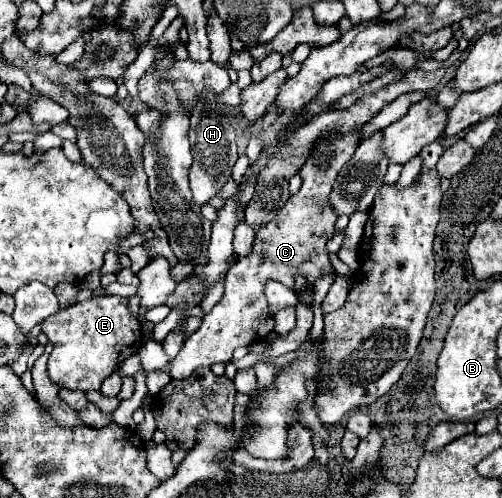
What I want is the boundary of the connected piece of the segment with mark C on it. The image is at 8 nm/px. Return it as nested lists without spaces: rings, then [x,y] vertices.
[[[356,132],[348,136],[326,136],[312,150],[308,162],[300,170],[304,180],[298,194],[294,194],[284,208],[278,210],[276,218],[270,220],[256,232],[252,252],[246,258],[240,258],[236,266],[226,274],[226,288],[222,300],[202,318],[200,328],[190,334],[174,360],[170,360],[170,378],[184,380],[200,366],[212,366],[214,362],[230,362],[232,352],[238,346],[248,346],[252,342],[264,340],[272,328],[274,320],[268,310],[264,296],[264,284],[268,280],[278,280],[284,286],[292,288],[302,300],[312,296],[314,282],[332,272],[332,264],[326,252],[326,242],[334,234],[334,222],[338,214],[328,204],[328,194],[340,172],[340,168],[354,156],[358,148]]]

